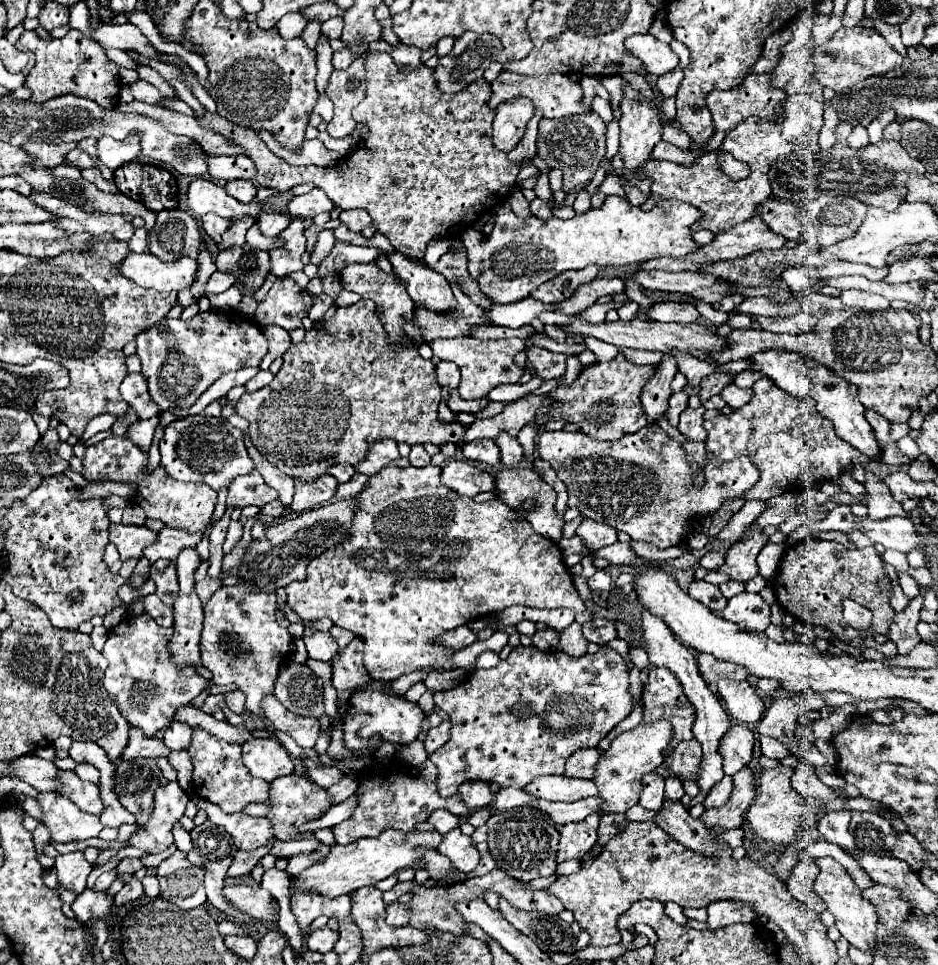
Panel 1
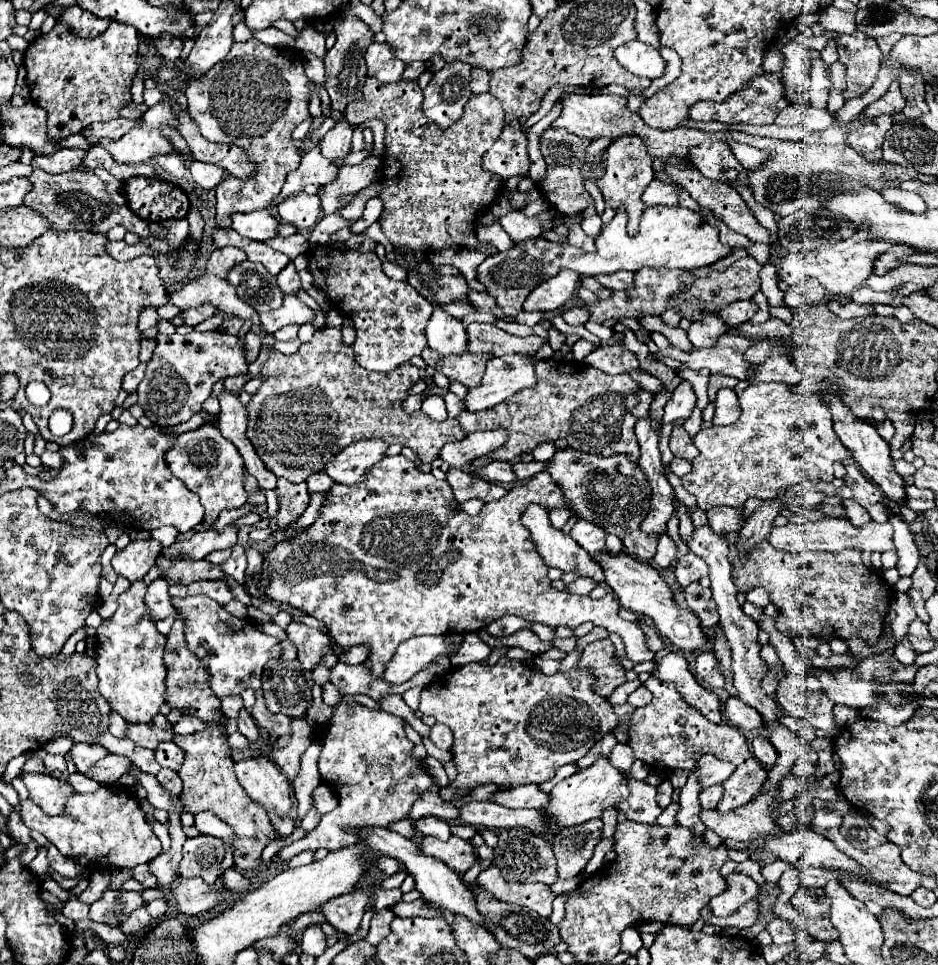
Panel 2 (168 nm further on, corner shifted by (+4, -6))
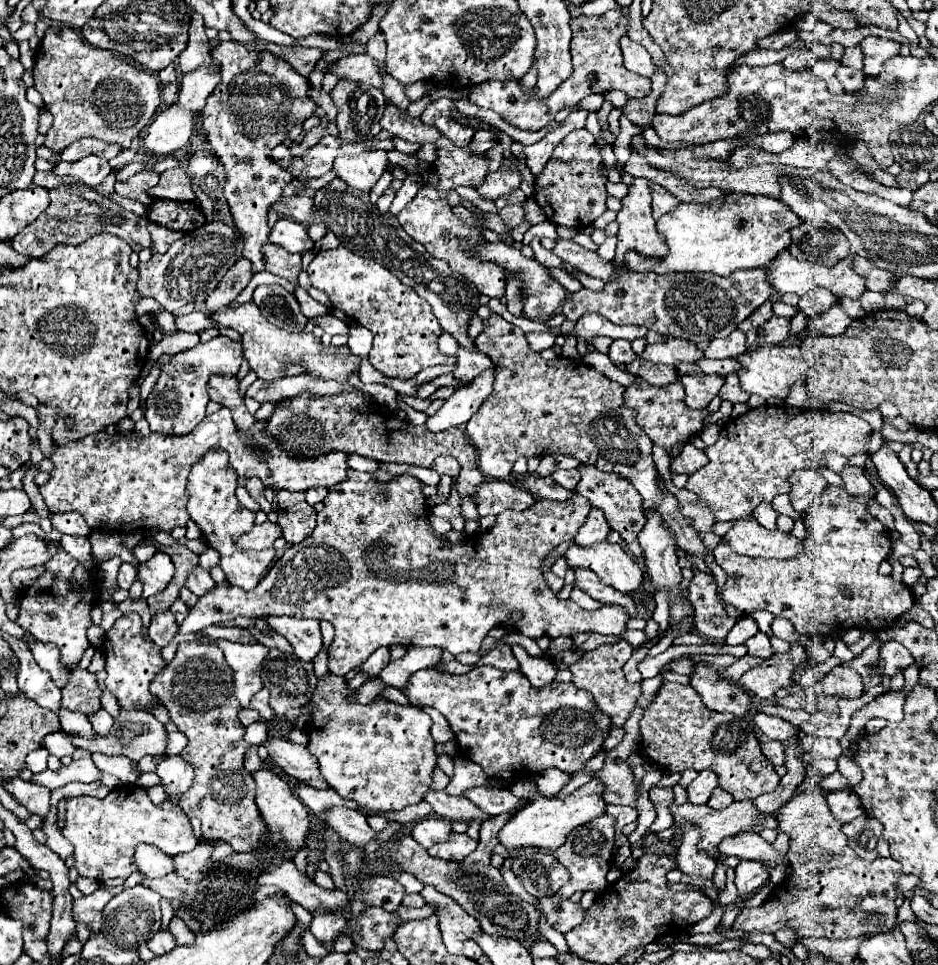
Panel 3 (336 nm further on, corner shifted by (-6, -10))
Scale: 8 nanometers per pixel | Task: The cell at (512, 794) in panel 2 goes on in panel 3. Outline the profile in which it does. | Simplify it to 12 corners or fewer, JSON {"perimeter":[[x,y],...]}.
{"perimeter":[[472,787],[462,797],[486,815],[514,811],[520,799],[510,789]]}

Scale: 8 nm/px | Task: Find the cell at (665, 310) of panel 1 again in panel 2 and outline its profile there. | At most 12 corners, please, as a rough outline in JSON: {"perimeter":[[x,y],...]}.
{"perimeter":[[714,313],[690,323],[688,339],[698,347],[712,347],[726,325]]}

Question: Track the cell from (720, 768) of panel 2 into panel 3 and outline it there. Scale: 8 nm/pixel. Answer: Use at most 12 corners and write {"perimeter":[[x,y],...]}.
{"perimeter":[[700,771],[686,787],[688,803],[704,805],[718,779],[712,771]]}

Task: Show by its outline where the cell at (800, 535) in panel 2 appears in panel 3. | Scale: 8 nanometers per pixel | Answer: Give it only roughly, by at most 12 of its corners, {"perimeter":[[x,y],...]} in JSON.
{"perimeter":[[740,519],[722,537],[738,555],[790,559],[802,541],[756,519]]}

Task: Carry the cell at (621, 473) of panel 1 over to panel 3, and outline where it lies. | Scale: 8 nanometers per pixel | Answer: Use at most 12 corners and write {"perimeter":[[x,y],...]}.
{"perimeter":[[580,465],[576,491],[642,559],[642,497],[626,479]]}

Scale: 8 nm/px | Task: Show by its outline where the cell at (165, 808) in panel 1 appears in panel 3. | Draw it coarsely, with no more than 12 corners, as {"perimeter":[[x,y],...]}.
{"perimeter":[[136,785],[66,803],[82,877],[134,873],[134,847],[192,851],[190,819]]}

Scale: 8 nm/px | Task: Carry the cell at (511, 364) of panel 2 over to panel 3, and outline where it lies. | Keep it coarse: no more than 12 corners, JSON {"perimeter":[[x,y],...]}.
{"perimeter":[[496,369],[458,389],[426,419],[426,429],[466,425],[492,391]]}

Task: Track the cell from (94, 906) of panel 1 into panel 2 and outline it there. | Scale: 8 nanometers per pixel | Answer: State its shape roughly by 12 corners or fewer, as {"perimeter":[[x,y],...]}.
{"perimeter":[[112,891],[90,905],[88,917],[120,925],[118,913],[132,913],[144,901],[136,891]]}

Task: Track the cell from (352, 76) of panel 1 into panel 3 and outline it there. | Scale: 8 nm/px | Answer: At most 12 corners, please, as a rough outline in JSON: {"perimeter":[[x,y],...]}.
{"perimeter":[[384,151],[338,157],[334,171],[368,195],[386,171]]}

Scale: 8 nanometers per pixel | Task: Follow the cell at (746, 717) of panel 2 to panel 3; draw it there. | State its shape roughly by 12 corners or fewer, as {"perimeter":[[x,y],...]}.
{"perimeter":[[756,713],[754,723],[780,743],[800,729],[780,717]]}

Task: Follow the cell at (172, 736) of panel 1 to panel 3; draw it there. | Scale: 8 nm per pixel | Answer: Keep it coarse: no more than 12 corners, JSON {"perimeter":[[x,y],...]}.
{"perimeter":[[180,755],[156,767],[168,797],[186,793],[192,767]]}

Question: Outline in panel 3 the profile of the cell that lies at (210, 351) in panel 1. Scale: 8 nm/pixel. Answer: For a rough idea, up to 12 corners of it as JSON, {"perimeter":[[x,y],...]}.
{"perimeter":[[218,335],[164,365],[146,399],[150,431],[188,435],[210,375],[236,375],[238,341]]}

